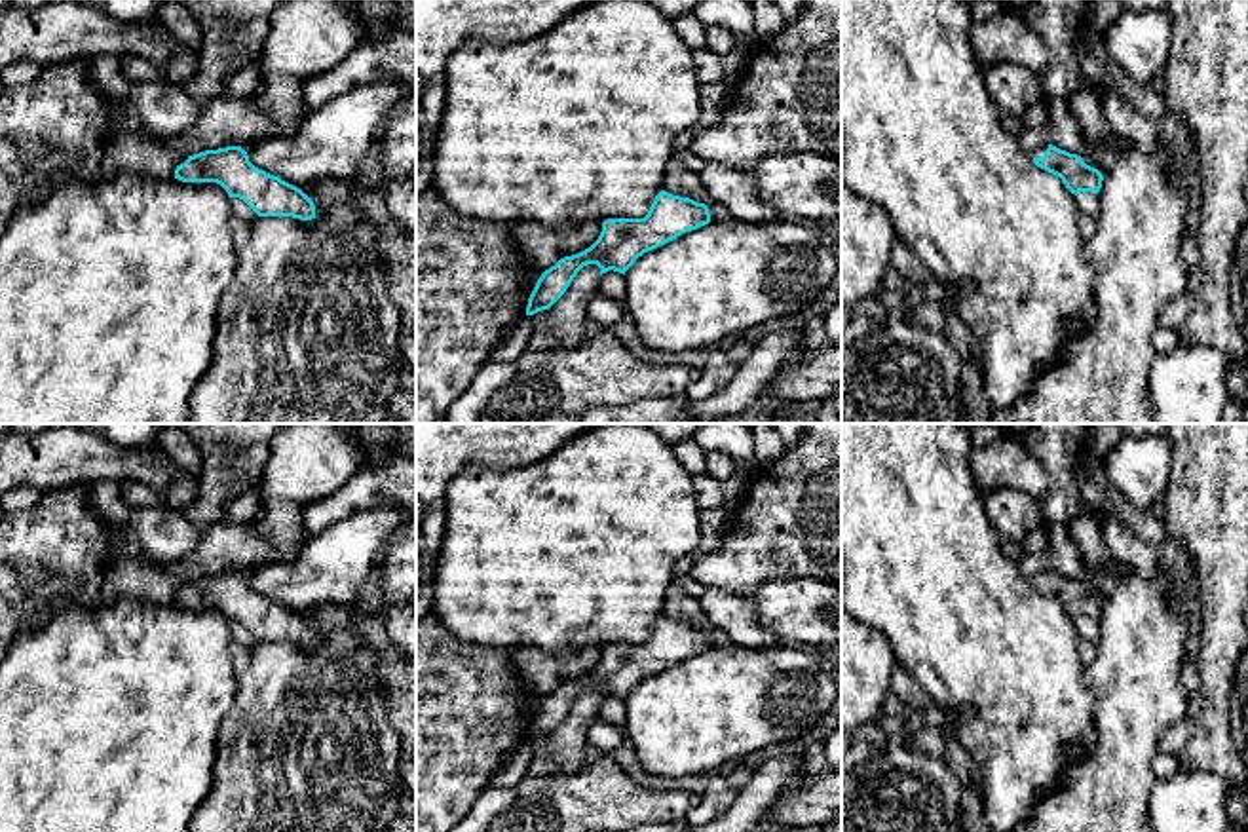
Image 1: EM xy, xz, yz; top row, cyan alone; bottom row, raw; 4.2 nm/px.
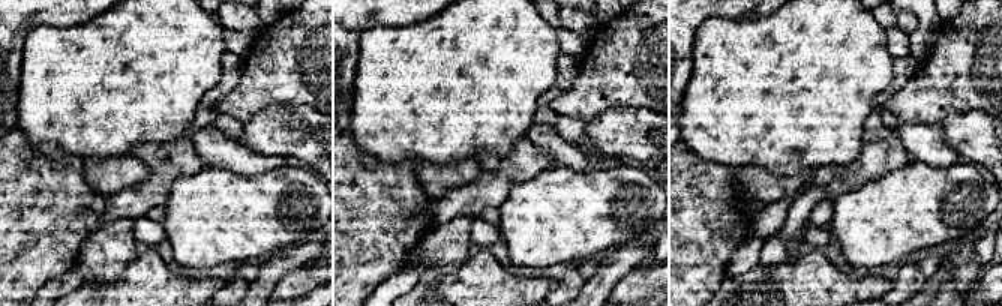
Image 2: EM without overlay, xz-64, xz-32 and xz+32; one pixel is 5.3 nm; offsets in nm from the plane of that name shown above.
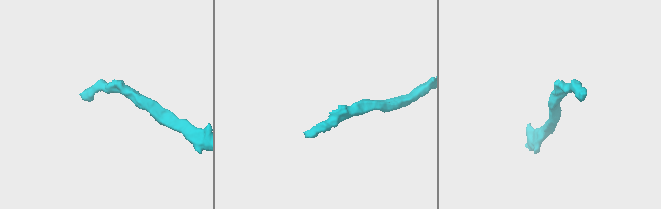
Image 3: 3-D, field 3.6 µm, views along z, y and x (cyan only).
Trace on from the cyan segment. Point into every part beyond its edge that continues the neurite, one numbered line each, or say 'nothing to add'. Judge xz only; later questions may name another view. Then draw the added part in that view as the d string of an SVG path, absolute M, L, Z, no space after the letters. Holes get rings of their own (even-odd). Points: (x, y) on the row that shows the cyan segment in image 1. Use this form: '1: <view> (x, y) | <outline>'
nothing to add

